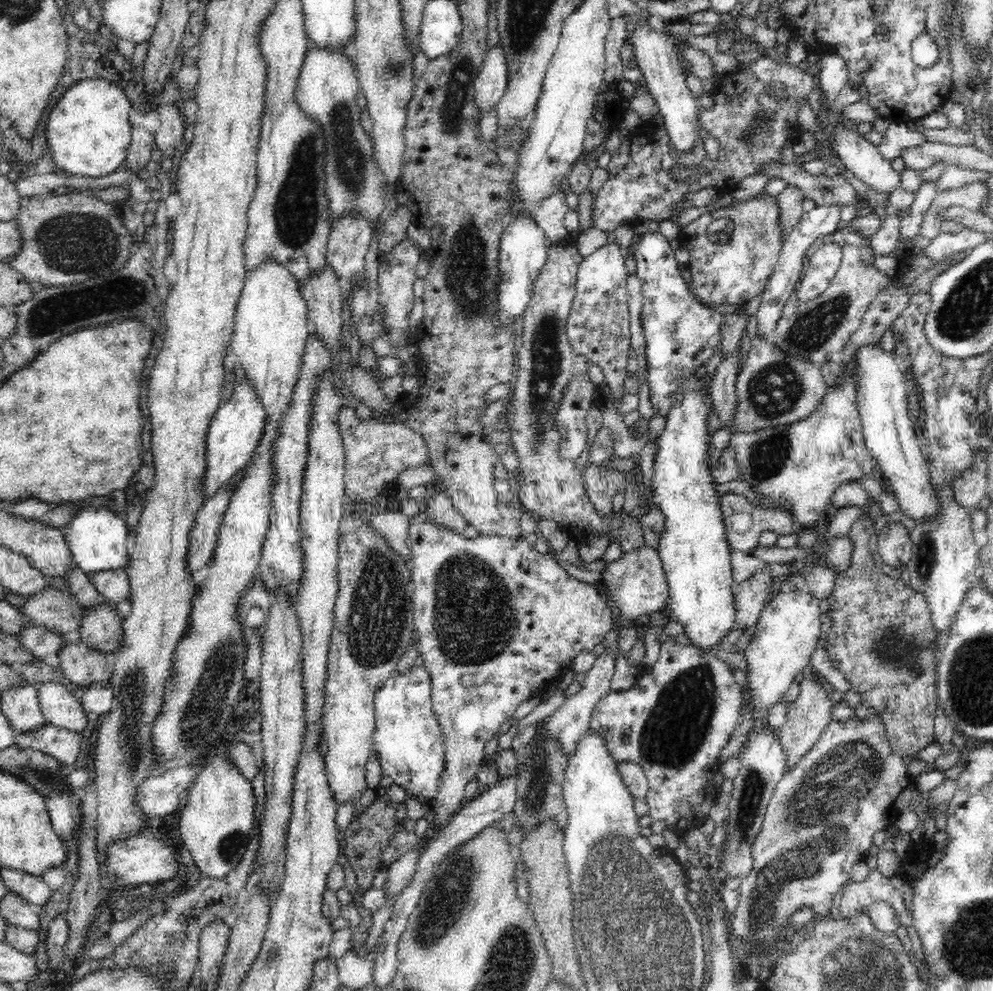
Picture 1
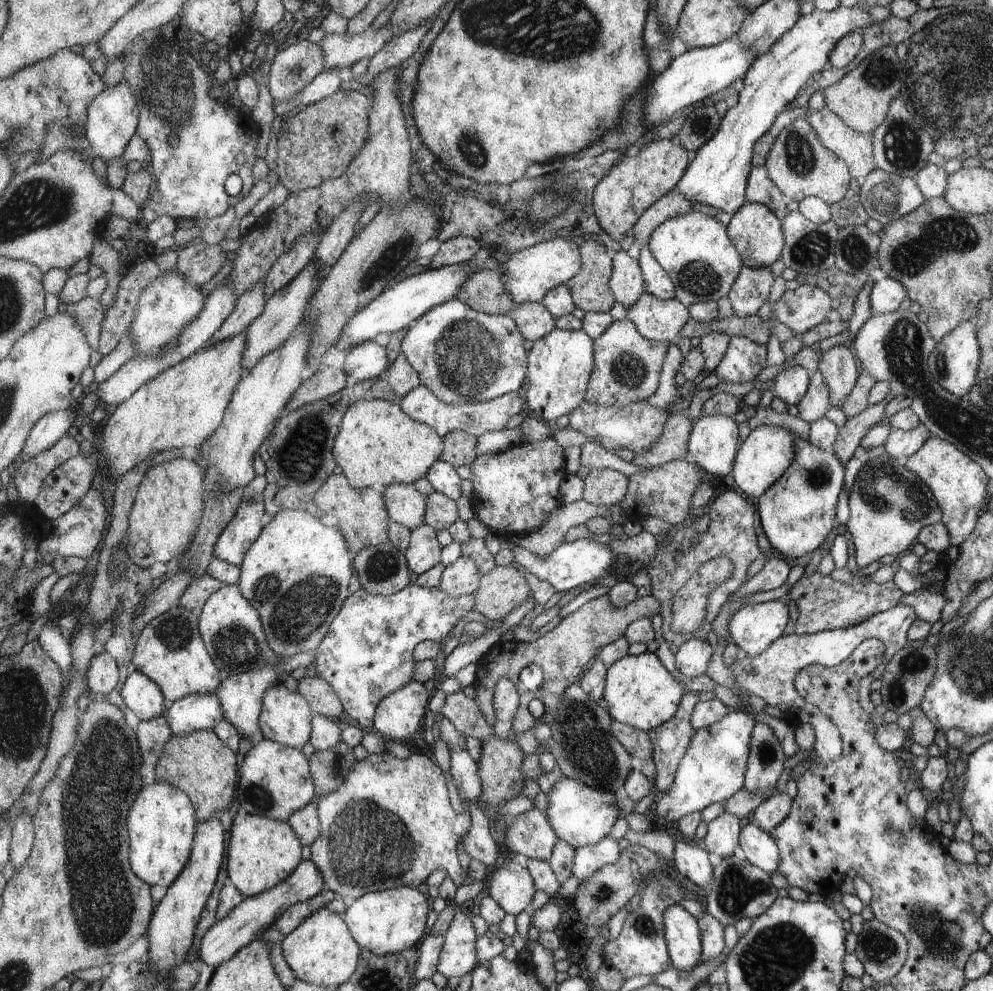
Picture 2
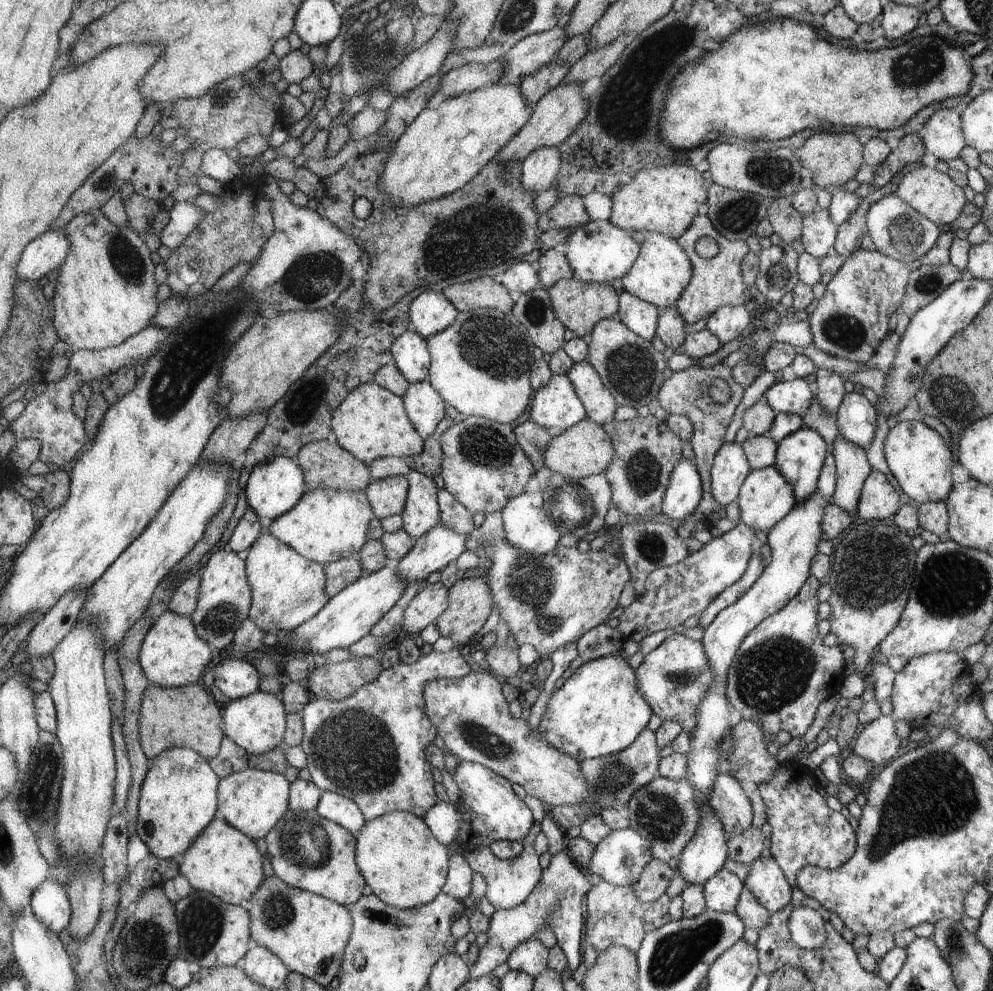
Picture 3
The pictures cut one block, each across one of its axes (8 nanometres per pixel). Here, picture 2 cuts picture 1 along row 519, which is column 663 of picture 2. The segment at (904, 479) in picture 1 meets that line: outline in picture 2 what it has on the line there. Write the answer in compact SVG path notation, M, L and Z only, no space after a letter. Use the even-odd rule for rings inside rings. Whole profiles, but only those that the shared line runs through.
M678 903L669 905L663 928L672 967L689 972L701 960L701 933L696 918Z

